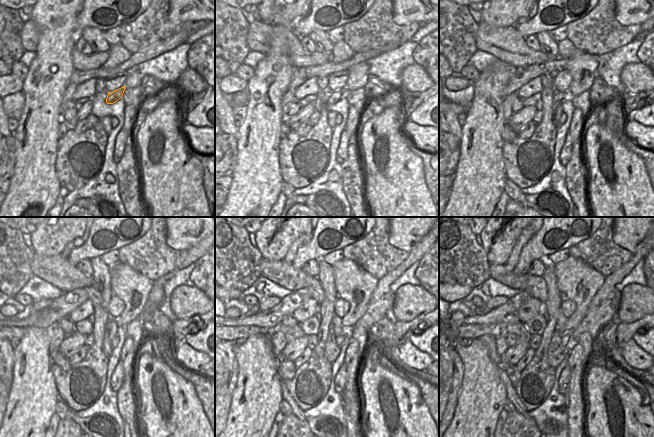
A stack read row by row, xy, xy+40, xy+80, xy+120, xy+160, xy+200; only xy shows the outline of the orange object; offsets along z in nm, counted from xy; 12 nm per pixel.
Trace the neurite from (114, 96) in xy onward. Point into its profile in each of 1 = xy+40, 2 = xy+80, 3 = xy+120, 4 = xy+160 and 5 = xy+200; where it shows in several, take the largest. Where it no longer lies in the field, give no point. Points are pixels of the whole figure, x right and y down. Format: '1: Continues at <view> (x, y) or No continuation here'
1: Continues at xy+40 (337, 95)
2: Continues at xy+80 (560, 97)
3: Continues at xy+120 (107, 349)
4: Continues at xy+160 (332, 350)
5: Continues at xy+200 (556, 352)

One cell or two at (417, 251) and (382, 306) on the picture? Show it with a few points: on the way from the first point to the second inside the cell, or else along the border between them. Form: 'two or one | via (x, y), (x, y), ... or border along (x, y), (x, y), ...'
one | via (404, 265), (383, 285), (382, 292)

